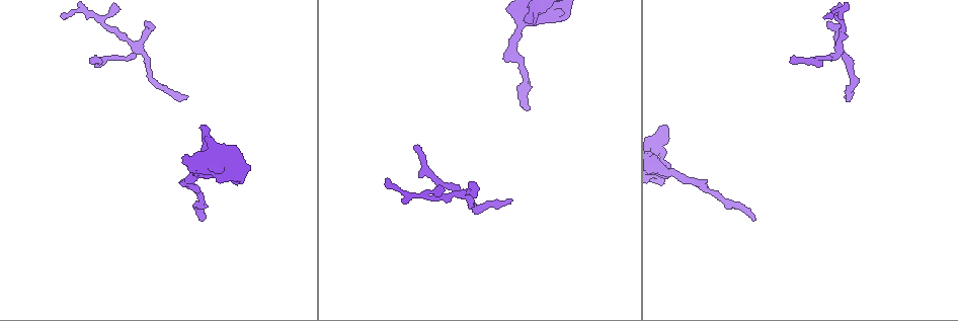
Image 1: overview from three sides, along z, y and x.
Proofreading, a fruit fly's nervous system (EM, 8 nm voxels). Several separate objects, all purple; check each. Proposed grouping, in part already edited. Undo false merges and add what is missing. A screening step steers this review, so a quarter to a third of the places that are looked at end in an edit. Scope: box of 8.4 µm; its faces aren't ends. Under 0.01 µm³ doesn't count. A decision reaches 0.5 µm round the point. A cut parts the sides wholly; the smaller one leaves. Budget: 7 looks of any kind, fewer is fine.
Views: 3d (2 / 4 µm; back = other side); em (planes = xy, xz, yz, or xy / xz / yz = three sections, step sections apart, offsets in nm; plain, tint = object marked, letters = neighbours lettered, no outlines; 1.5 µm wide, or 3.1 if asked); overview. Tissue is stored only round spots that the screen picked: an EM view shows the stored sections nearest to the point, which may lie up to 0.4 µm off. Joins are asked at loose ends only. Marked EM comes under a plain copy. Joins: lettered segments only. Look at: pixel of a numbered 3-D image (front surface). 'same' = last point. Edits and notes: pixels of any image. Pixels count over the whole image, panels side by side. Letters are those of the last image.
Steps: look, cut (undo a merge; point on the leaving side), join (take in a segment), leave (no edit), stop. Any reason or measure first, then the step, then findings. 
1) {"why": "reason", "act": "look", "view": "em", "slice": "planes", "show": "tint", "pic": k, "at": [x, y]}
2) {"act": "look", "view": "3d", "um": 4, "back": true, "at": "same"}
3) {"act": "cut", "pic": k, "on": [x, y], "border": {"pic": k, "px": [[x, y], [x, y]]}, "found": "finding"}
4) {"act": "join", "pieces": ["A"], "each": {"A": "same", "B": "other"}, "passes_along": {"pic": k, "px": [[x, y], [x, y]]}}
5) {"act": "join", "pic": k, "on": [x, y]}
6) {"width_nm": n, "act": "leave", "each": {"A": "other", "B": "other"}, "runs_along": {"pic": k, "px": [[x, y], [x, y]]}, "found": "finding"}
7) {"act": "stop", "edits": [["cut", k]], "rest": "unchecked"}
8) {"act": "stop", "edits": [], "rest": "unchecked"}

{"why": "tapers out", "act": "look", "view": "3d", "um": 2, "back": true, "pic": 1, "at": [187, 95]}

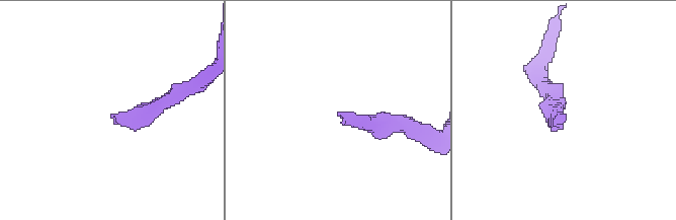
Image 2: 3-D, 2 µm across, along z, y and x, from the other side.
{"act": "look", "view": "em", "slice": "xy", "step": 8, "show": "letters", "pic": 2, "at": [565, 114]}

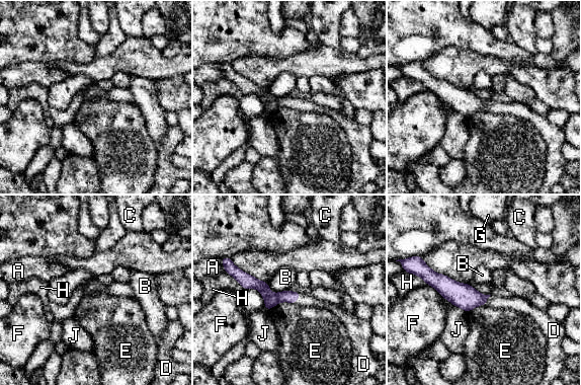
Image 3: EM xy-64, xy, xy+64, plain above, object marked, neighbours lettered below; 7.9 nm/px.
{"longest_contact_nm": ["E", 240], "act": "join", "pieces": ["D"], "each": {"A": "other", "B": "other", "C": "other", "D": "same", "E": "other", "F": "other", "G": "other", "H": "other", "J": "other"}, "passes_along": {"pic": 3, "px": [[271, 300], [298, 297], [306, 299]]}, "found": "it goes on there"}

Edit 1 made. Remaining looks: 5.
{"why": "tapers out", "act": "look", "view": "em", "slice": "planes", "show": "letters", "pic": 1, "at": [146, 23]}

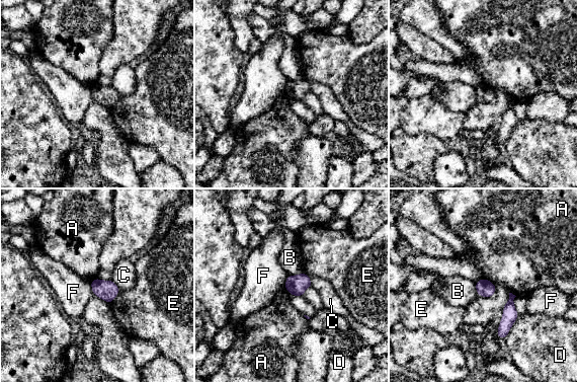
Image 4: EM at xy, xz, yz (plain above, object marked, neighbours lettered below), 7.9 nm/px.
{"act": "leave", "each": {"A": "other", "B": "other", "C": "other", "D": "other", "E": "other", "F": "other"}, "border": {"pic": 4, "px": [[484, 278], [495, 286]]}, "found": "no lettered segment goes on from it"}

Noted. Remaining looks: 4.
{"why": "an open end", "act": "look", "view": "3d", "um": 2, "back": true, "pic": 1, "at": [528, 22]}

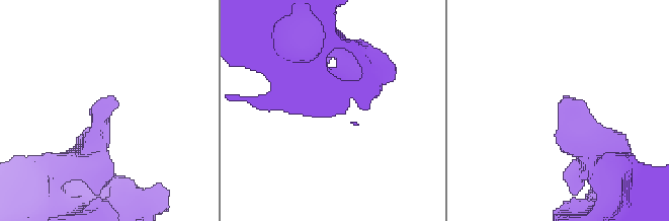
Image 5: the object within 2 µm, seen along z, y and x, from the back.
{"act": "look", "view": "em", "slice": "planes", "show": "letters", "pic": 5, "at": [112, 99]}

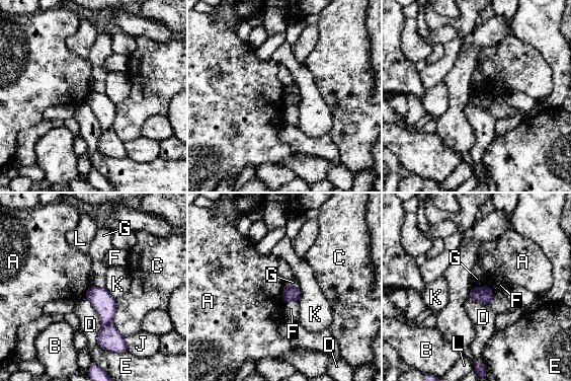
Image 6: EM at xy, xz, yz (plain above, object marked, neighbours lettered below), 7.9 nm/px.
{"longest_contact_nm": ["D", 400], "act": "leave", "each": {"A": "other", "B": "other", "C": "other", "D": "other", "E": "other", "F": "other", "G": "other", "J": "other", "K": "other", "L": "other"}, "runs_along": {"pic": 6, "px": [[92, 289], [105, 305], [111, 347]]}, "found": "no lettered segment goes on from it"}

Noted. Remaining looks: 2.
{"act": "stop", "edits": [["join", 3]], "rest": "unchecked"}

